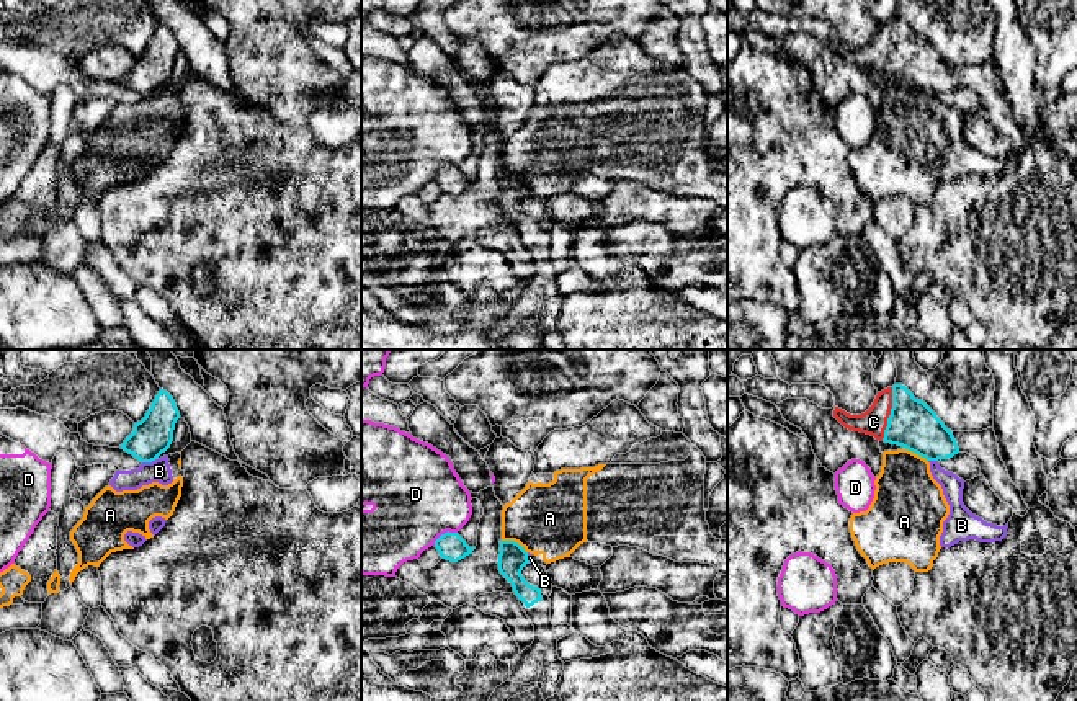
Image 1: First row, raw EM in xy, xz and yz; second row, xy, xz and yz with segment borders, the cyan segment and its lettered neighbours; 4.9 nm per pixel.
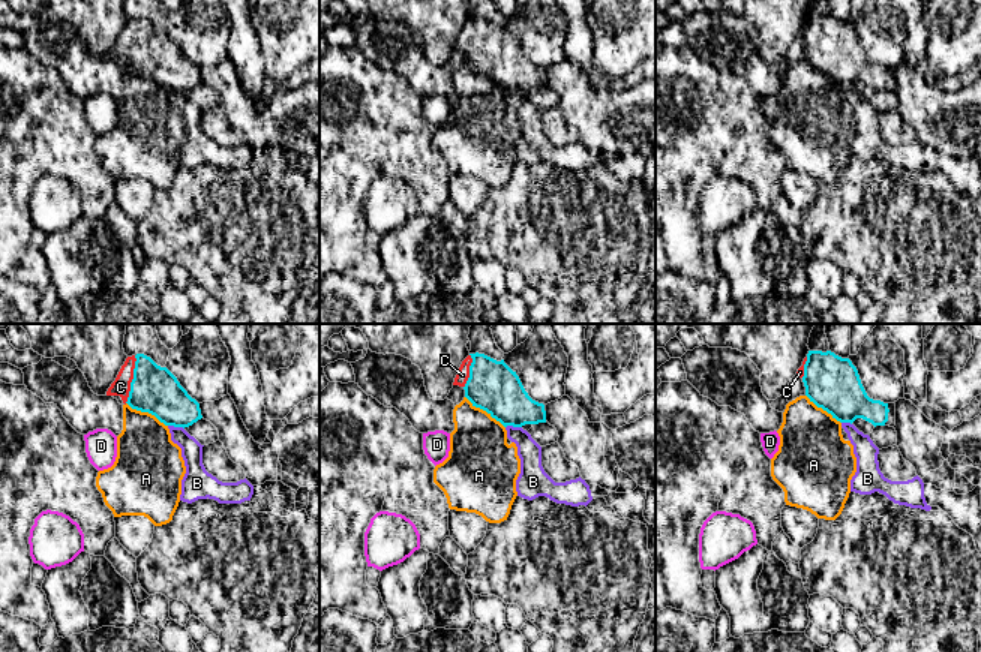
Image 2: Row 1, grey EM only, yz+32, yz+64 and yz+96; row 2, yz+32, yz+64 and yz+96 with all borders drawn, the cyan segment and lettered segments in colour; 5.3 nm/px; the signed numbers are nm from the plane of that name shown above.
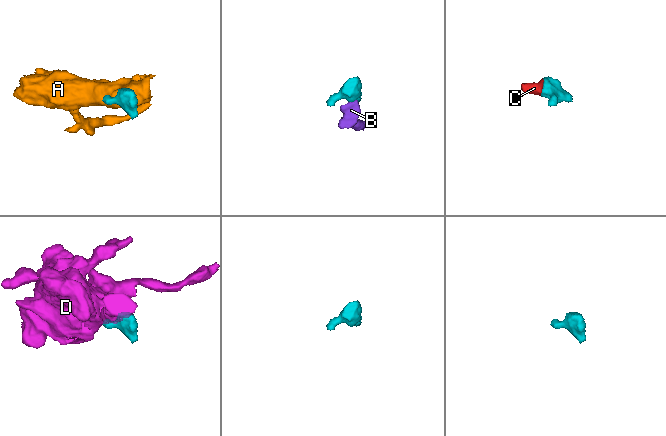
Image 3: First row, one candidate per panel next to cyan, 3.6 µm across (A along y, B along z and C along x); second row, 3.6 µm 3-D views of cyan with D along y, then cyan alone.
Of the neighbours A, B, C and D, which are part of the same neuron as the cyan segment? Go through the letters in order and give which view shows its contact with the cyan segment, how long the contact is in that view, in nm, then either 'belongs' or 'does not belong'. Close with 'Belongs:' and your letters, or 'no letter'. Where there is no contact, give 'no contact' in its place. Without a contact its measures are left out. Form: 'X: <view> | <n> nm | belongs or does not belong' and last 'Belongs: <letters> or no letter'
A: xz | 140 nm | does not belong
B: xy | 80 nm | does not belong
C: yz | 280 nm | belongs
D: xz | 140 nm | does not belong
Belongs: C

